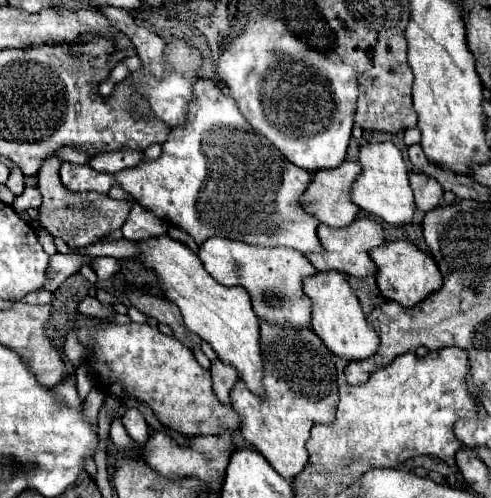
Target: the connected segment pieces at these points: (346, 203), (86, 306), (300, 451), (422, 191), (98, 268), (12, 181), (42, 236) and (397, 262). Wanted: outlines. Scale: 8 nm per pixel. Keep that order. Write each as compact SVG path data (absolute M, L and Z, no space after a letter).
M344 162L340 164L338 168L332 168L332 170L318 170L314 174L314 180L310 184L310 188L304 192L302 196L302 204L306 204L306 210L310 214L314 214L320 222L328 224L328 226L334 226L334 228L342 228L342 226L348 226L356 220L360 208L352 202L352 184L356 182L356 178L360 176L362 168L358 162Z
M86 296L86 298L82 298L82 300L78 302L78 312L84 314L84 316L90 316L90 318L106 318L106 316L110 316L114 310L112 310L110 306L102 306L96 298Z
M262 322L262 354L266 356L266 404L258 396L250 396L236 382L232 396L232 408L240 414L240 432L248 446L258 450L282 478L296 478L308 462L306 440L314 424L332 424L338 406L336 370L330 350L310 330L294 332L294 328L278 328L276 324Z
M412 172L410 174L410 186L414 190L414 200L416 200L416 208L420 212L430 212L432 208L442 204L442 196L444 196L444 188L438 180L422 174L422 172Z
M96 258L92 262L92 268L94 268L98 280L106 280L106 278L114 276L120 270L120 266L122 266L122 262L118 258Z
M14 167L6 182L6 186L14 194L14 196L19 196L23 193L25 188L24 175L21 171L19 171L19 167Z
M40 230L36 231L37 236L38 236L38 241L40 244L42 244L42 247L44 248L44 251L48 255L54 255L57 253L55 244L54 244L54 238L52 235L50 235L47 231L45 230Z
M394 240L384 242L382 246L370 250L370 258L376 264L376 282L386 300L394 300L406 308L422 302L430 292L442 286L442 276L438 272L436 262L422 250L418 250L412 242Z

